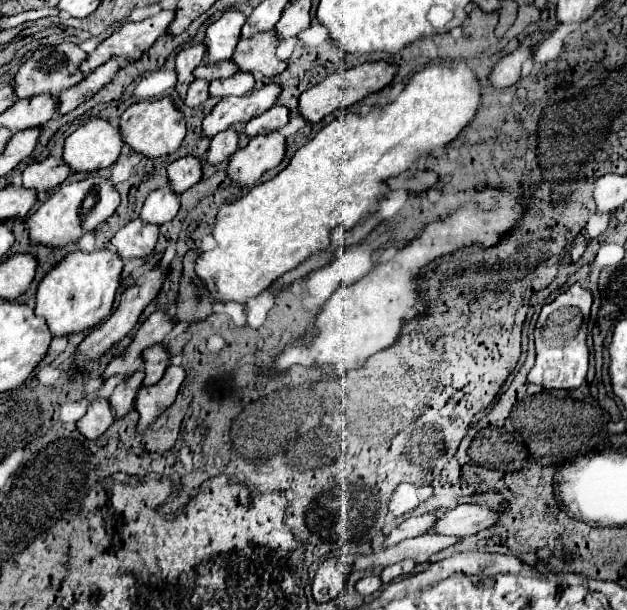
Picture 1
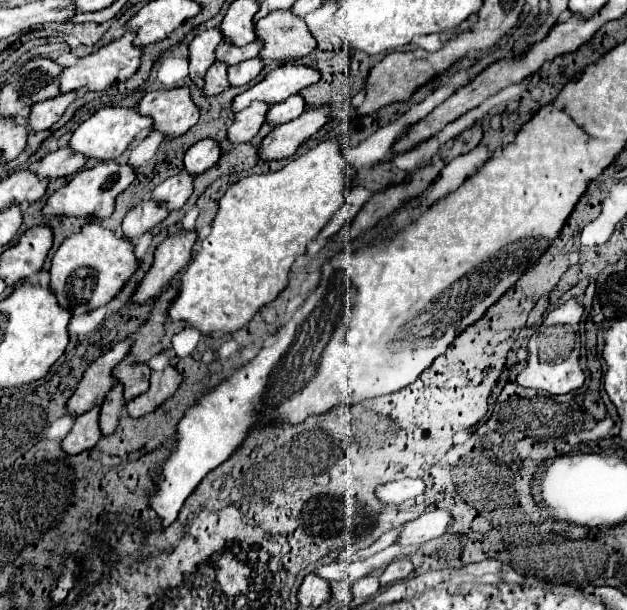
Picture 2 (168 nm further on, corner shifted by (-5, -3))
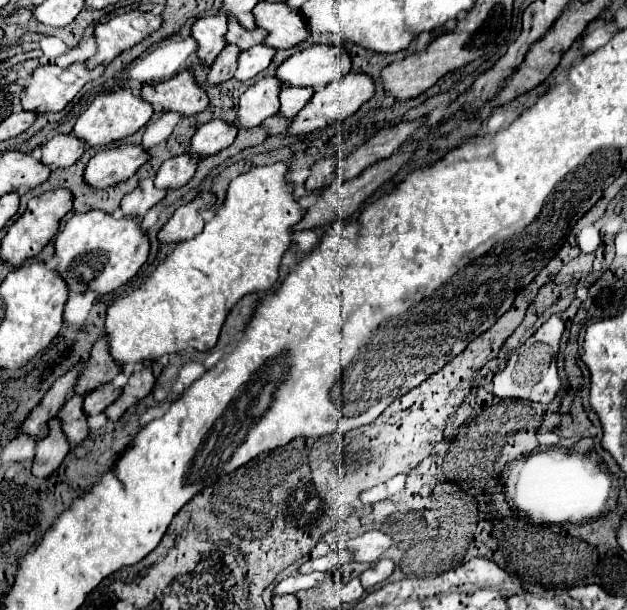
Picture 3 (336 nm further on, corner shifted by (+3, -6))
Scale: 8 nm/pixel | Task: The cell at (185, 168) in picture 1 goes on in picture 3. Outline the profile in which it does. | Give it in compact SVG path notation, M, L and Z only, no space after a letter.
M209 121L205 125L201 125L201 129L197 129L197 133L191 137L191 147L189 153L199 155L199 159L211 157L223 149L229 147L229 143L233 143L237 135L237 127L221 123L221 121Z

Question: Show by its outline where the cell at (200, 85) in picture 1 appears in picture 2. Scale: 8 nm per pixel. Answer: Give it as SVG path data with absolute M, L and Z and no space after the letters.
M215 62L215 64L207 70L205 86L203 86L203 92L205 92L205 94L209 94L209 96L221 94L221 92L229 86L227 68L229 68L229 64L225 64L225 62Z

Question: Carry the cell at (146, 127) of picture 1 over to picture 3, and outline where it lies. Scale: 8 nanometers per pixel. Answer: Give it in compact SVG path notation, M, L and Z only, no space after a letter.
M181 71L163 83L145 85L141 99L161 111L175 111L181 117L197 115L209 105L205 91L197 87L191 71Z

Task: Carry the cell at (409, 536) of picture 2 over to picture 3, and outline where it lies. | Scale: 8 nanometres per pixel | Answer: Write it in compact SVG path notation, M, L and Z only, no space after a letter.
M369 531L363 533L361 537L349 539L345 549L355 551L355 561L367 561L367 563L375 563L379 561L379 557L393 545L393 537L389 537L383 531Z

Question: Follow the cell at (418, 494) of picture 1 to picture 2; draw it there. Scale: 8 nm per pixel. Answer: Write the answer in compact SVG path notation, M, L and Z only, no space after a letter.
M403 478L397 482L387 482L377 486L375 496L385 504L401 504L425 492L425 484L421 478Z

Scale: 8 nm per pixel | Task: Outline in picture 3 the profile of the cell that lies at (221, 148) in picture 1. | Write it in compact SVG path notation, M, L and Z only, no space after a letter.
M265 77L251 85L239 99L237 127L249 129L261 125L267 117L279 113L281 83L275 77Z

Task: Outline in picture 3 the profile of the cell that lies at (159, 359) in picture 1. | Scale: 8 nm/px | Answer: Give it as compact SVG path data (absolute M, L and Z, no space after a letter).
M105 383L97 389L93 389L91 393L85 395L85 411L87 415L97 415L101 411L105 411L113 401L117 401L117 397L121 395L121 387L115 387L111 383Z

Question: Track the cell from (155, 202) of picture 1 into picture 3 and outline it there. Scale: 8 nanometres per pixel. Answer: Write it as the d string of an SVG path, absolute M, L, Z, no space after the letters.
M189 153L177 155L161 165L159 173L155 175L155 187L165 191L181 189L193 177L195 169L197 169L197 159L193 155Z

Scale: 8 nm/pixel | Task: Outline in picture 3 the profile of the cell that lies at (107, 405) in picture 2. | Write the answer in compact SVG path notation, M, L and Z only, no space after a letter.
M73 395L63 411L59 413L59 419L63 421L63 431L69 439L69 443L75 447L79 443L83 443L87 437L89 437L89 425L87 425L87 415L83 413L83 395Z

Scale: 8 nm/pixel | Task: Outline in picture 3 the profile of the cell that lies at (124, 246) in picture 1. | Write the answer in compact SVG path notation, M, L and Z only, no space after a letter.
M153 179L141 181L137 189L133 189L129 195L123 197L123 201L121 201L123 217L133 217L133 219L141 221L143 215L145 215L153 205L157 205L159 201L165 199L165 195L167 195L165 191L153 187Z

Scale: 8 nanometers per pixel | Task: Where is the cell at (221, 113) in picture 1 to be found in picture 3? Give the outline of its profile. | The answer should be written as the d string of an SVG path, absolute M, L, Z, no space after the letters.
M313 45L297 51L285 59L275 77L287 87L315 87L319 83L337 81L341 75L349 73L351 59L343 51L343 63L339 59L339 49L329 45Z

